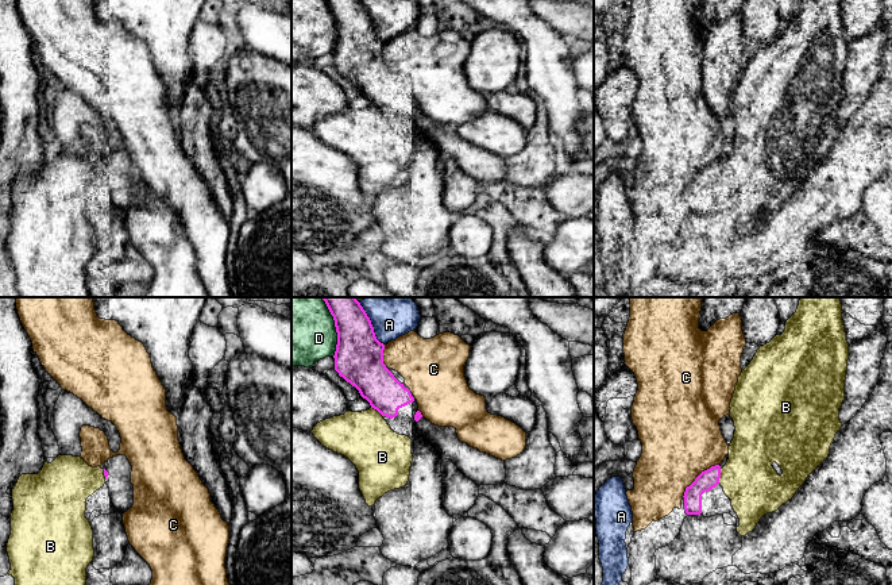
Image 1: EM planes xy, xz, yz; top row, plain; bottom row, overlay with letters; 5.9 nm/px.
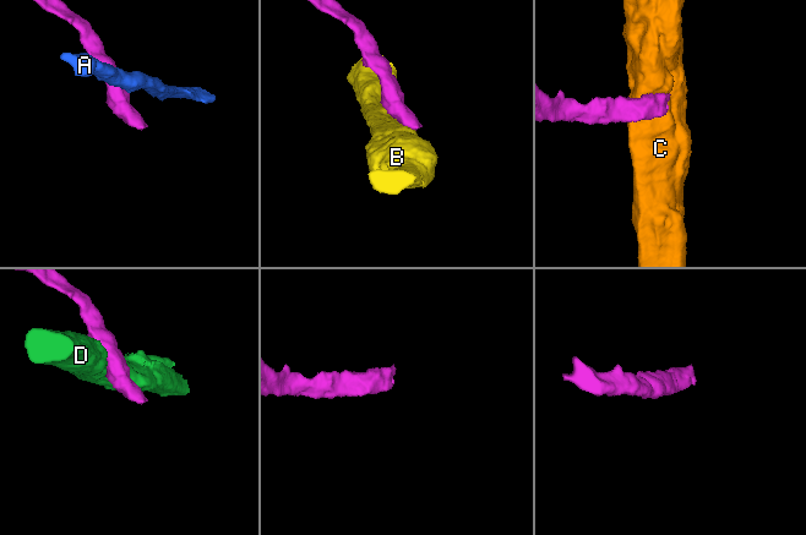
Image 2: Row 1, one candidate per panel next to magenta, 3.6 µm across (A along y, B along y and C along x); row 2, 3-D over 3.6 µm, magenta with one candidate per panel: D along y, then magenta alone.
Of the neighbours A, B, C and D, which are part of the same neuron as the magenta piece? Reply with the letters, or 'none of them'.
none of them

